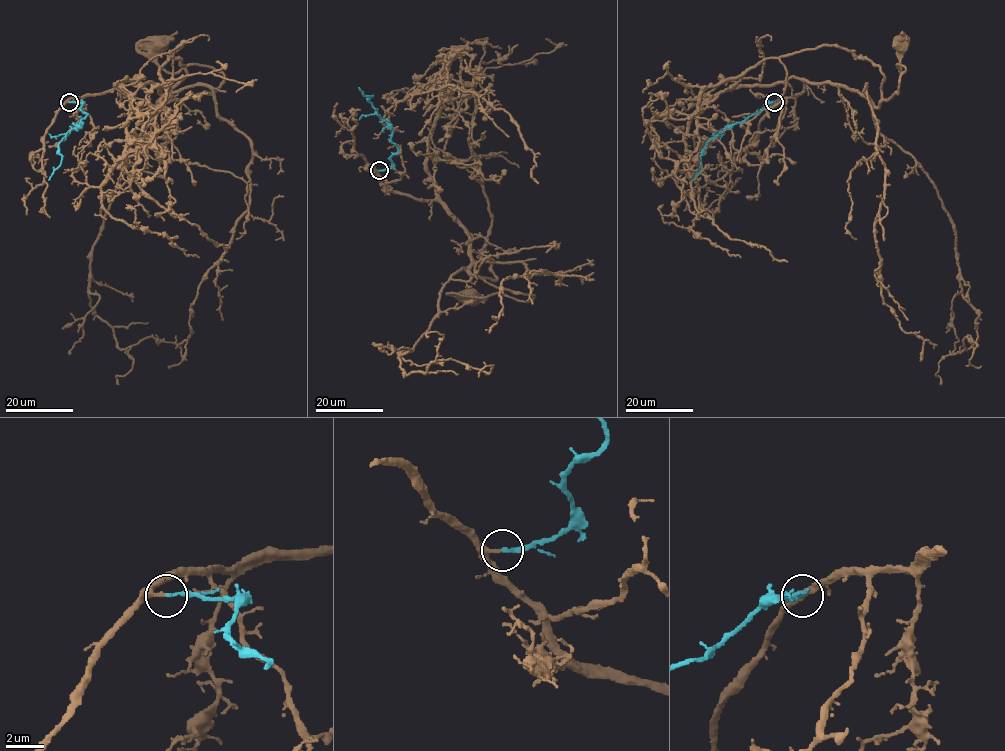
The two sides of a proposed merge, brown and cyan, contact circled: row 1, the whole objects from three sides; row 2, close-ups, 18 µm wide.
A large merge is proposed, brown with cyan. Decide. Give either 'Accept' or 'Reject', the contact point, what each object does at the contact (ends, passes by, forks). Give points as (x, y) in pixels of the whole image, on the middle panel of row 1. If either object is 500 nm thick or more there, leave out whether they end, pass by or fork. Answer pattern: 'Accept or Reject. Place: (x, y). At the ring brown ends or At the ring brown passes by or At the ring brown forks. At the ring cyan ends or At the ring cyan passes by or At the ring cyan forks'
Accept. Place: (379, 170). At the ring brown ends. At the ring cyan ends

